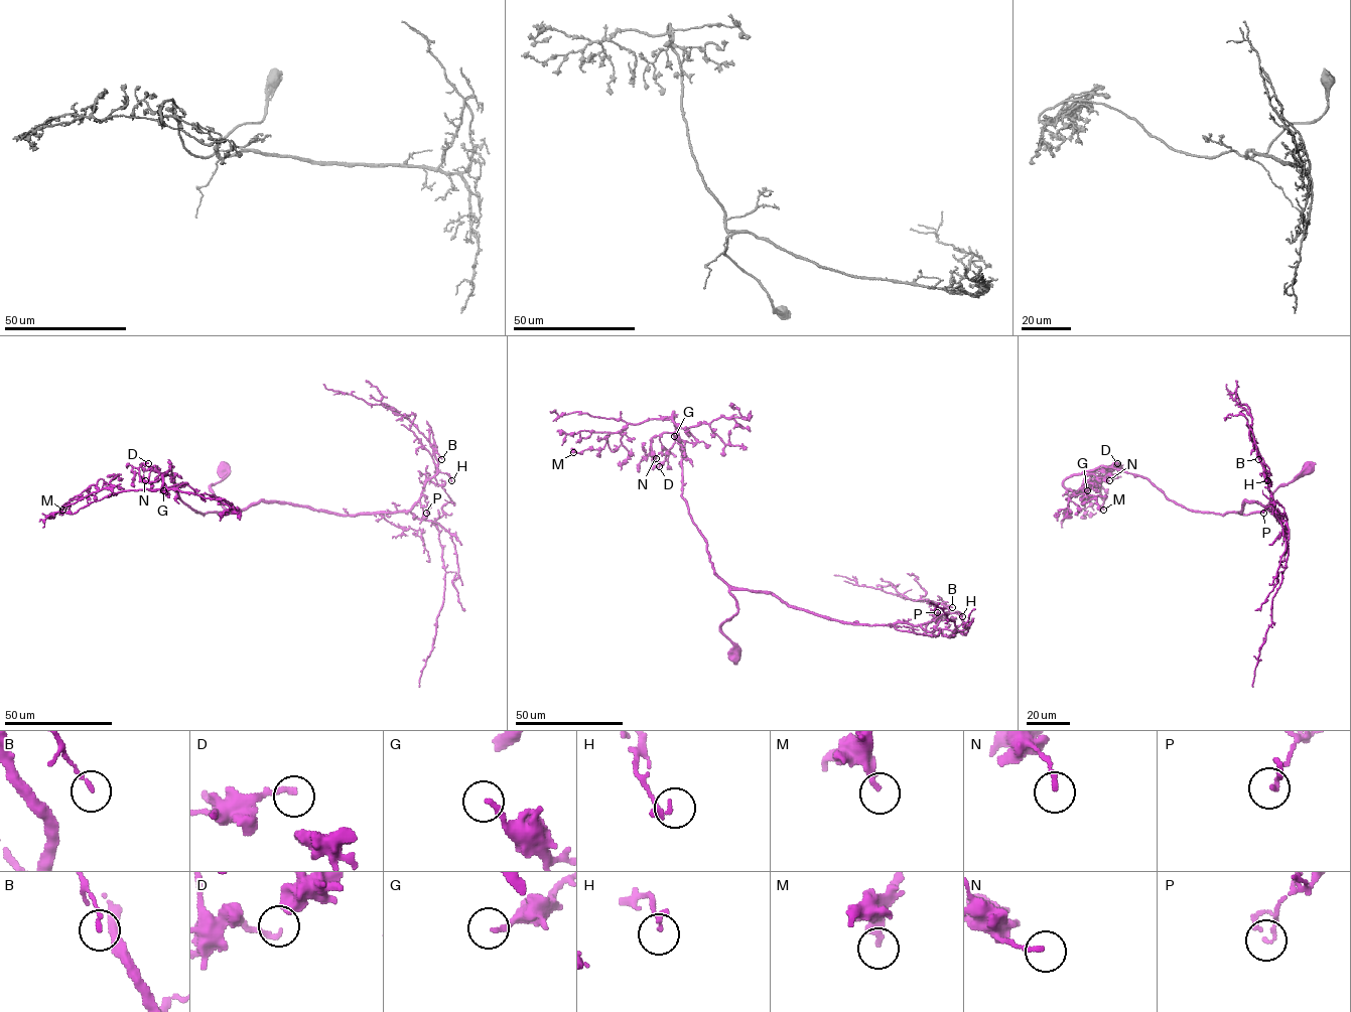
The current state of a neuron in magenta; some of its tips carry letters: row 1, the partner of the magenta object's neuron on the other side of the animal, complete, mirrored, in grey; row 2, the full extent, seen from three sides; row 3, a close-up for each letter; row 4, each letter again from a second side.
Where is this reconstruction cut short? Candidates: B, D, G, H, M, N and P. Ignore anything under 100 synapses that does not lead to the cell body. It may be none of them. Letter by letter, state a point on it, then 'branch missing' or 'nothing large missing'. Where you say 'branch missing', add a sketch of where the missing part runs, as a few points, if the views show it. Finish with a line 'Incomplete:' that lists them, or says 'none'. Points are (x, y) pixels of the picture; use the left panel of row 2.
B: at (441, 459); nothing large missing
D: at (148, 463); nothing large missing
G: at (163, 490); nothing large missing
H: at (451, 480); nothing large missing
M: at (62, 510); nothing large missing
N: at (145, 480); nothing large missing
P: at (426, 513); nothing large missing
Incomplete: none

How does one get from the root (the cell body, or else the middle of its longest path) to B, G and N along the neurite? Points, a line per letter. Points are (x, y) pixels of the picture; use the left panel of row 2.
B: (224, 468), (210, 486), (227, 511), (219, 515), (260, 501), (355, 515), (407, 512), (441, 459)
G: (224, 468), (210, 486), (222, 515), (182, 501), (170, 466), (162, 489), (185, 483), (163, 490)
N: (224, 468), (210, 486), (222, 515), (182, 501), (170, 466), (165, 491), (160, 479), (145, 480)

